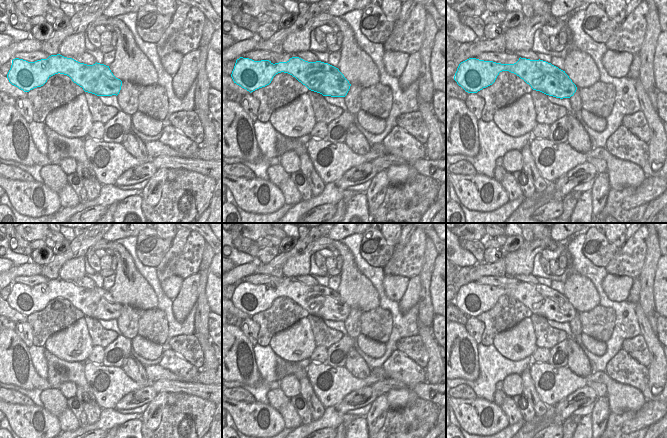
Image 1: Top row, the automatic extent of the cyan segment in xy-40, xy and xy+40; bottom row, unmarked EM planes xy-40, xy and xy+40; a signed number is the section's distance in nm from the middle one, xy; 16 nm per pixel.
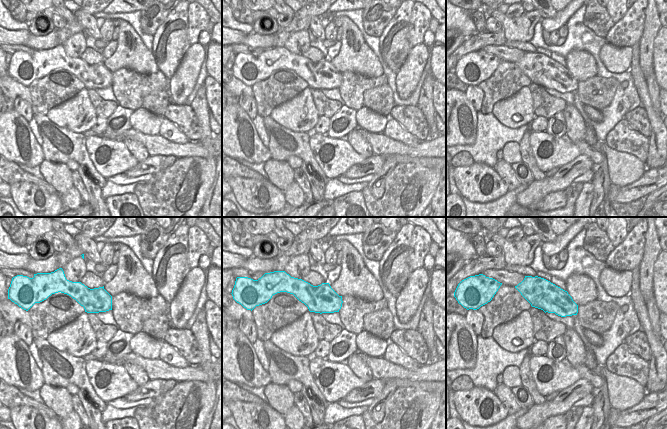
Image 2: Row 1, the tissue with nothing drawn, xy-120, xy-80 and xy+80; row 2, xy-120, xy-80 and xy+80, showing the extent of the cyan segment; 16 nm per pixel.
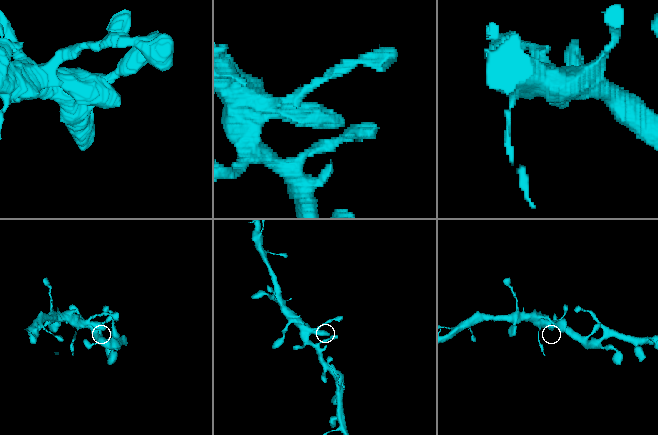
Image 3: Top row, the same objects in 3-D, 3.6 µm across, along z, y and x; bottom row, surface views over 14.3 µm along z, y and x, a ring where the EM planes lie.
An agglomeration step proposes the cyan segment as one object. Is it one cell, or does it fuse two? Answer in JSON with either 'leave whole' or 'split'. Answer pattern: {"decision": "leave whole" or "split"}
{"decision": "leave whole"}

